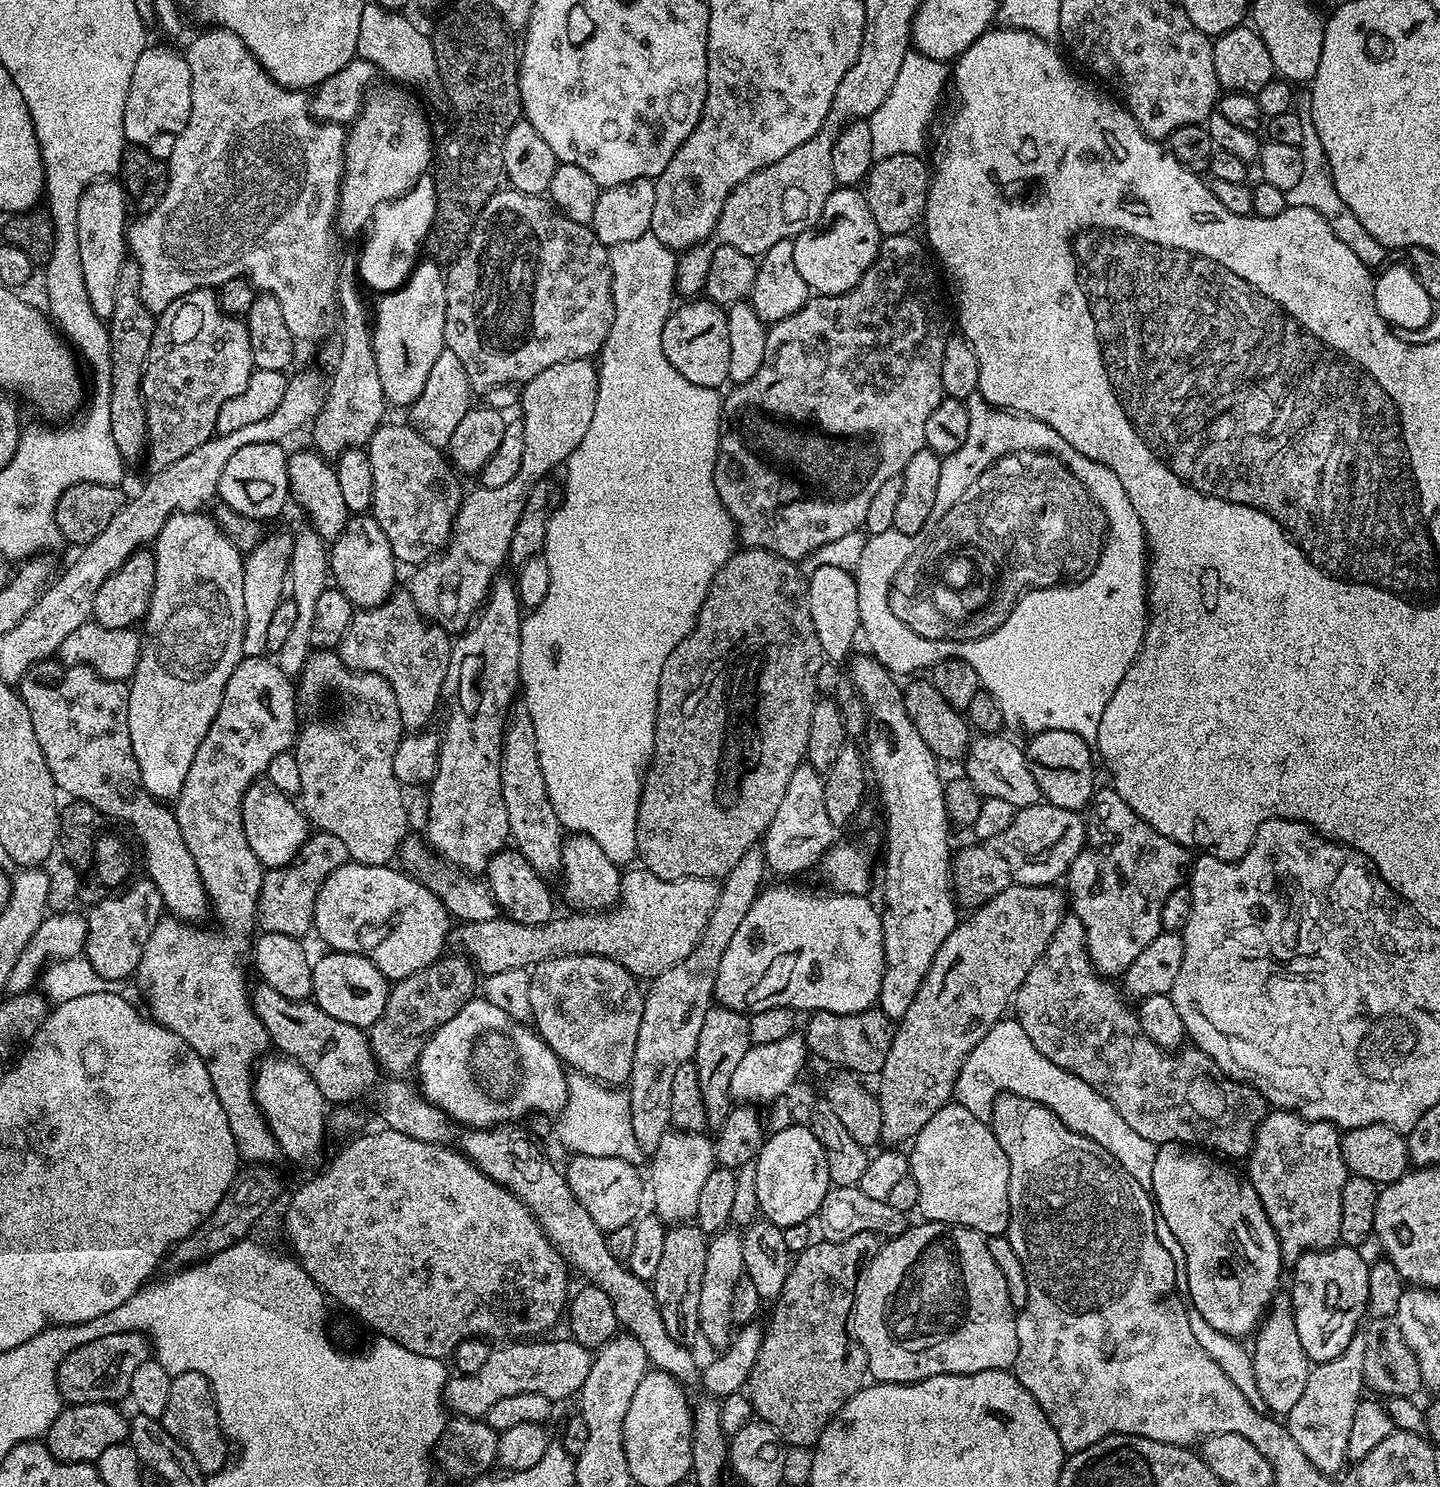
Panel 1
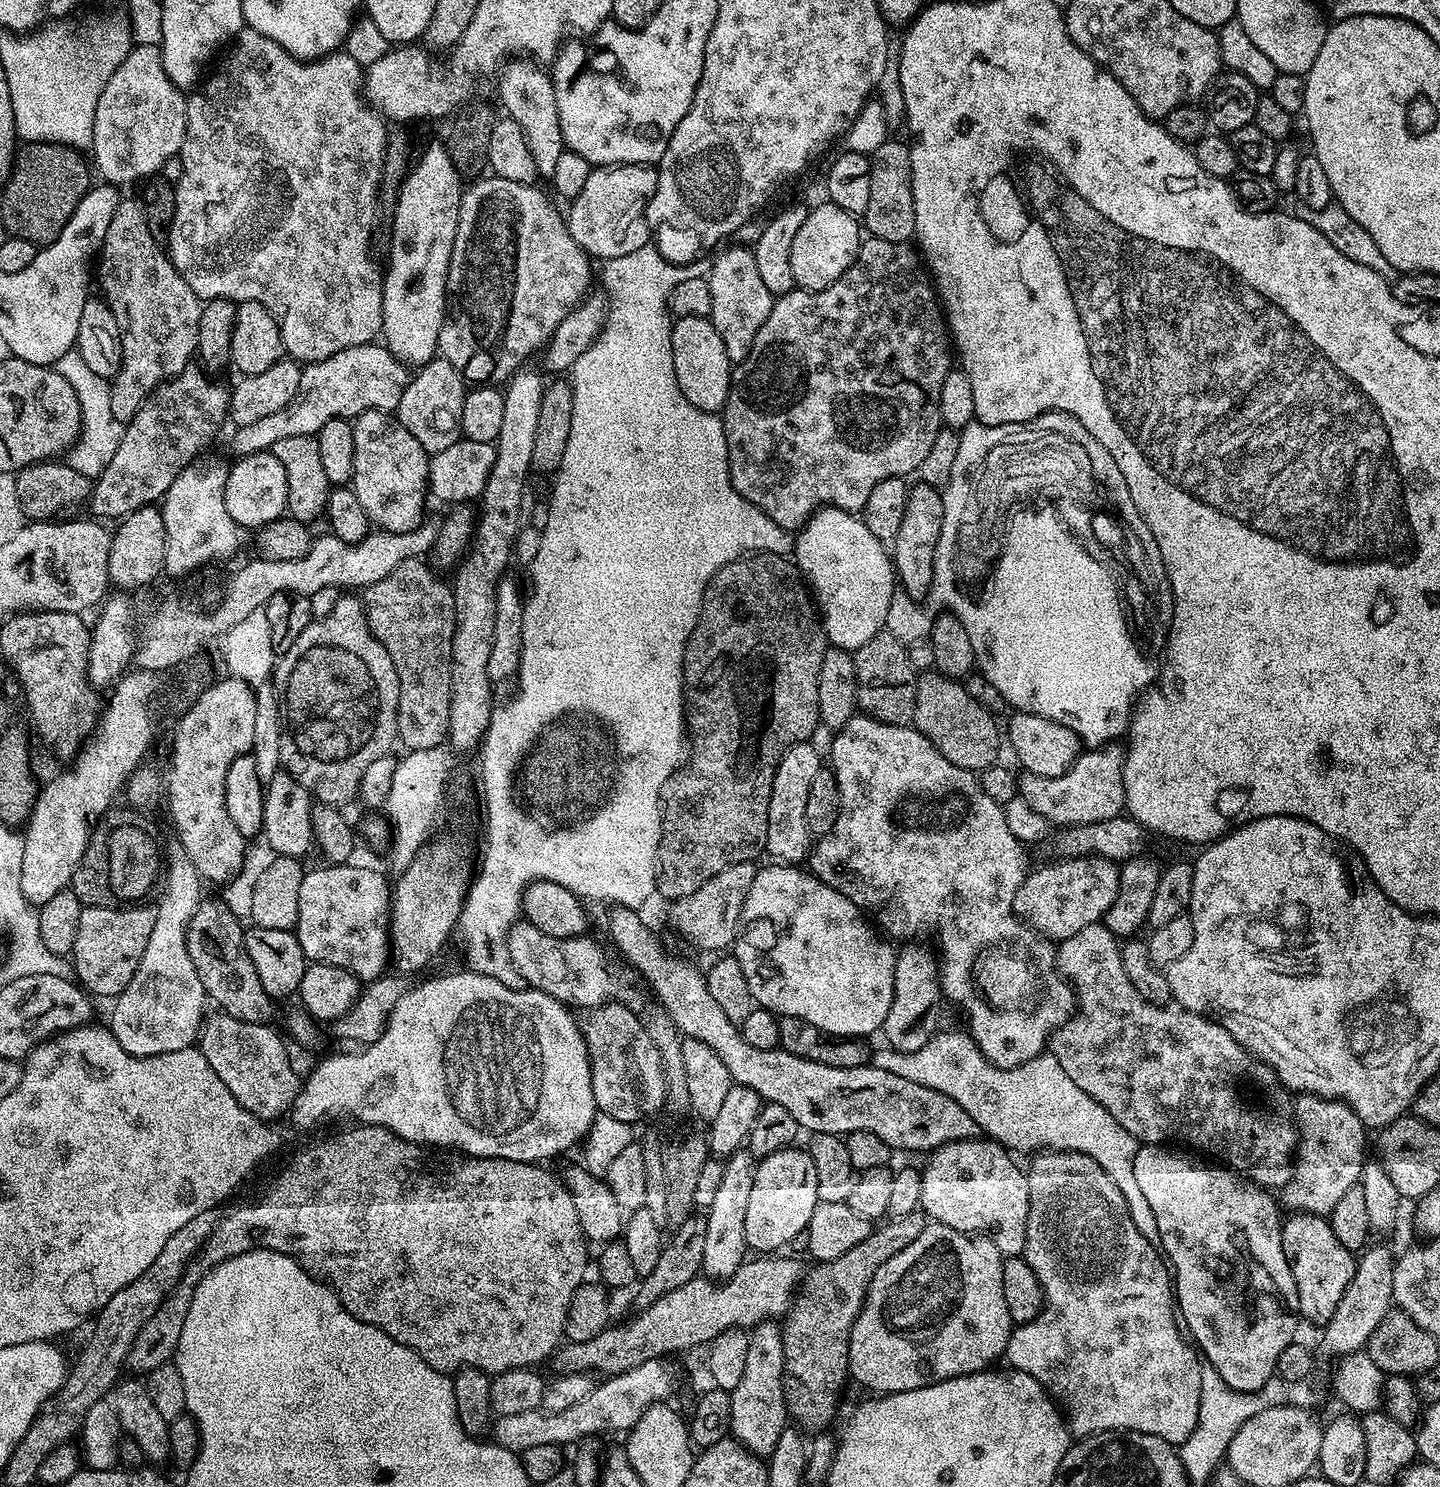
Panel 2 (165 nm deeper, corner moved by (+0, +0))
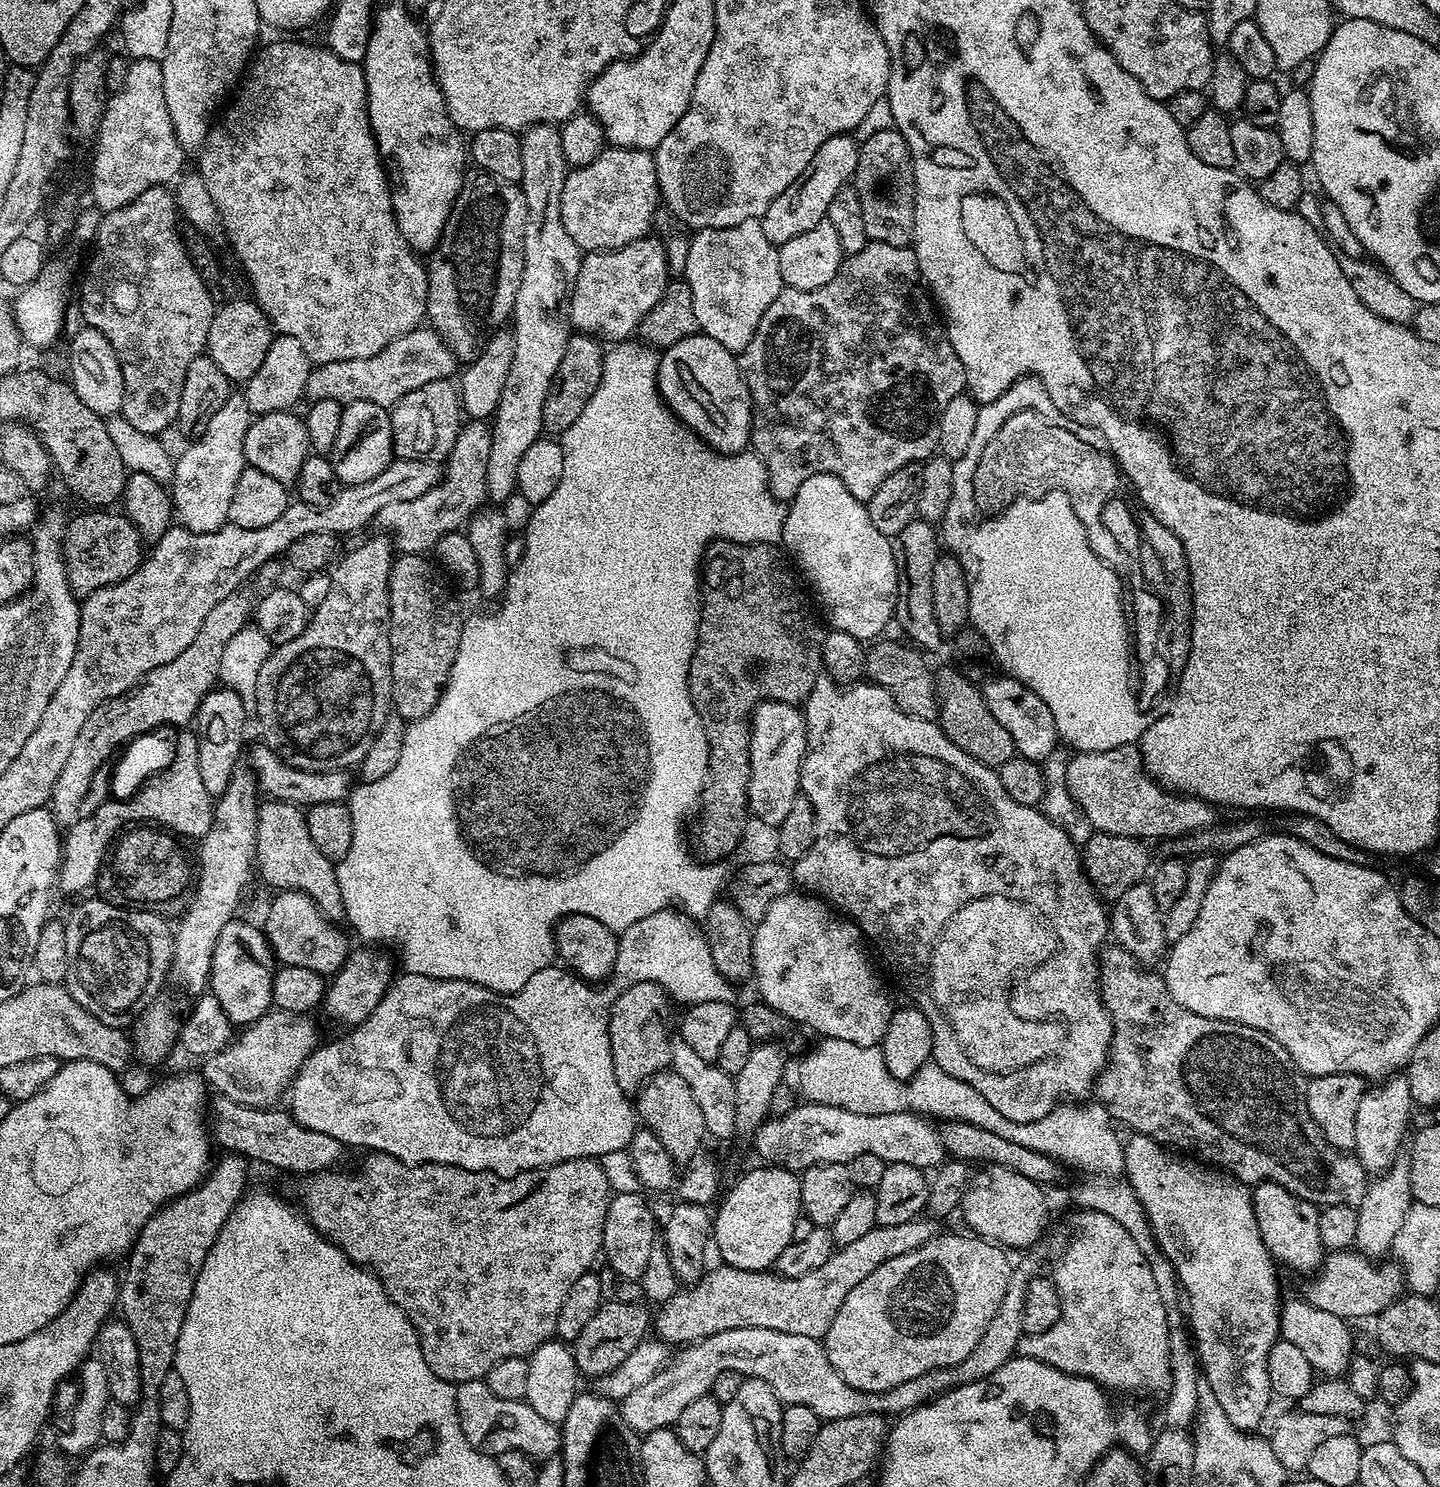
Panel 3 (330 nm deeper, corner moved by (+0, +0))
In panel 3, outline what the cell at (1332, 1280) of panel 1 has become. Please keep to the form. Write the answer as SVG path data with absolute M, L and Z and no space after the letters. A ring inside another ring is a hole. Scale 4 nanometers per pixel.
M1269 1180L1251 1189L1254 1218L1258 1218L1258 1230L1266 1250L1279 1265L1293 1268L1296 1272L1312 1274L1323 1265L1326 1249L1322 1246L1322 1234L1318 1234L1320 1208L1306 1202L1290 1190Z

